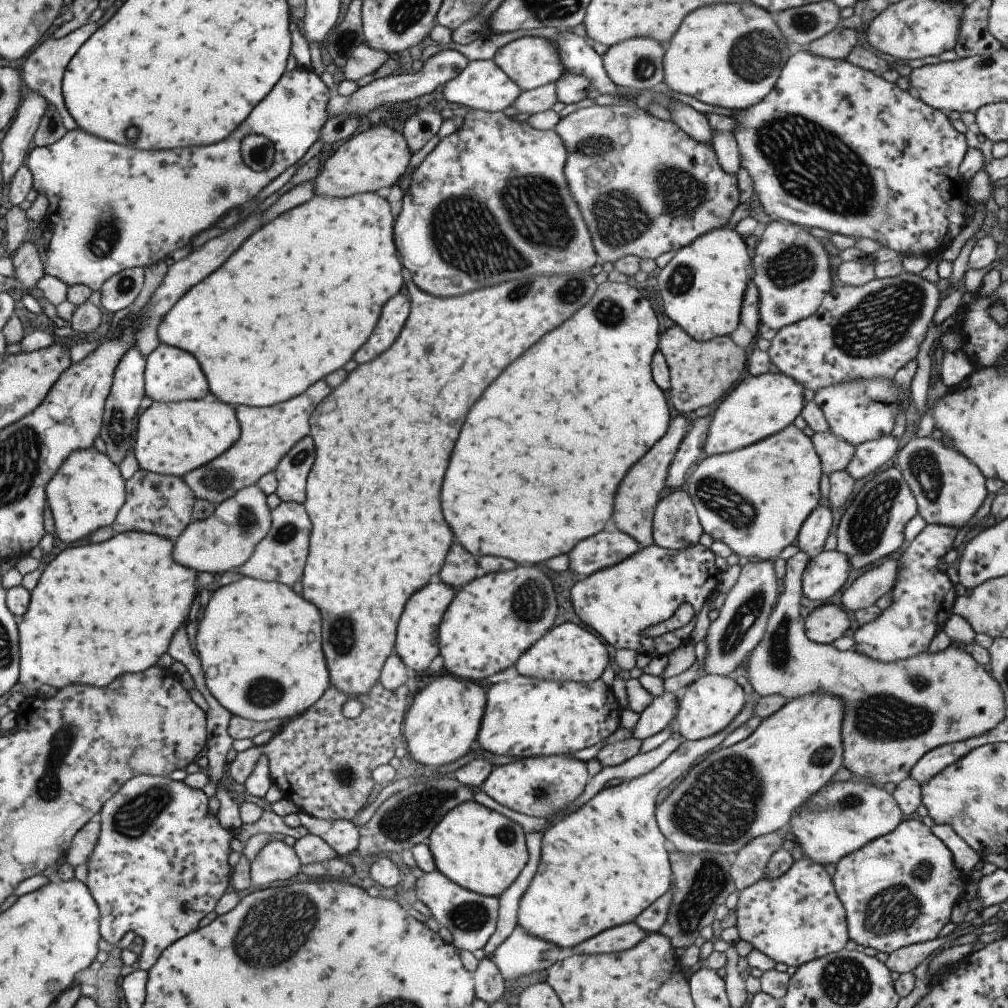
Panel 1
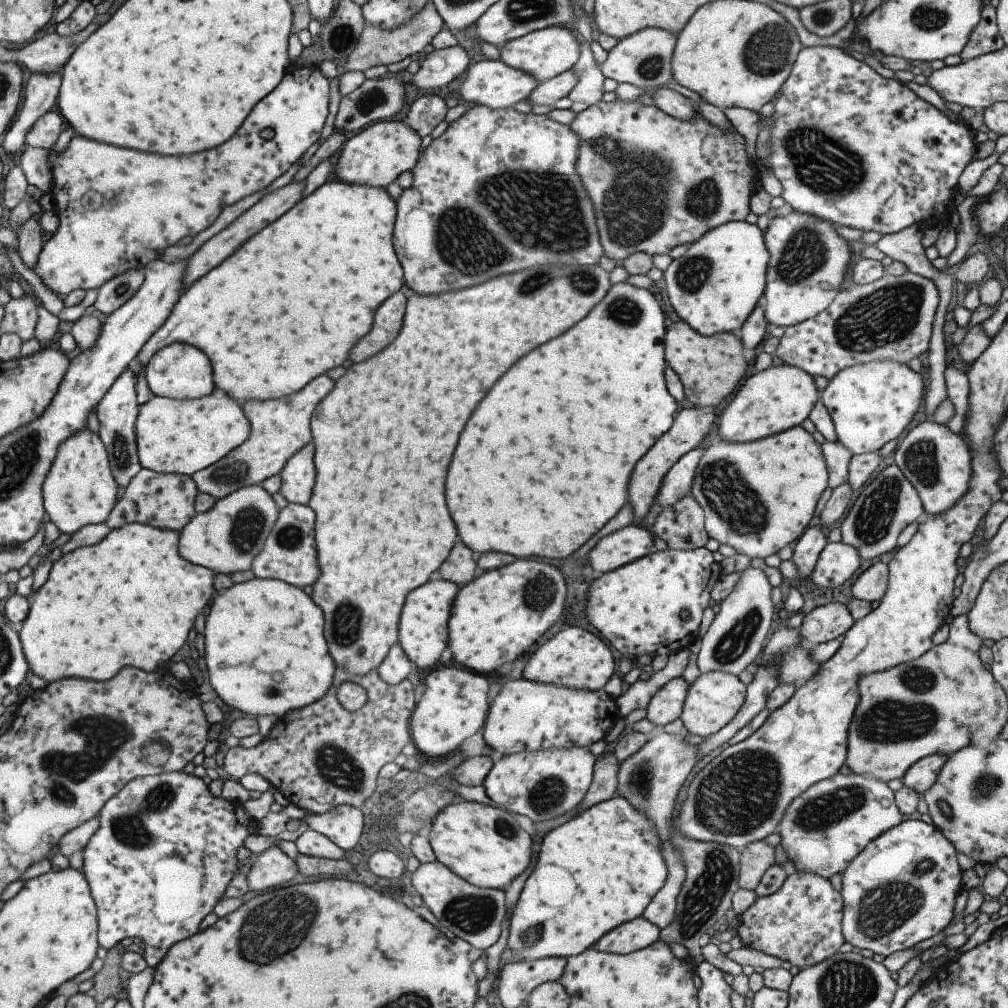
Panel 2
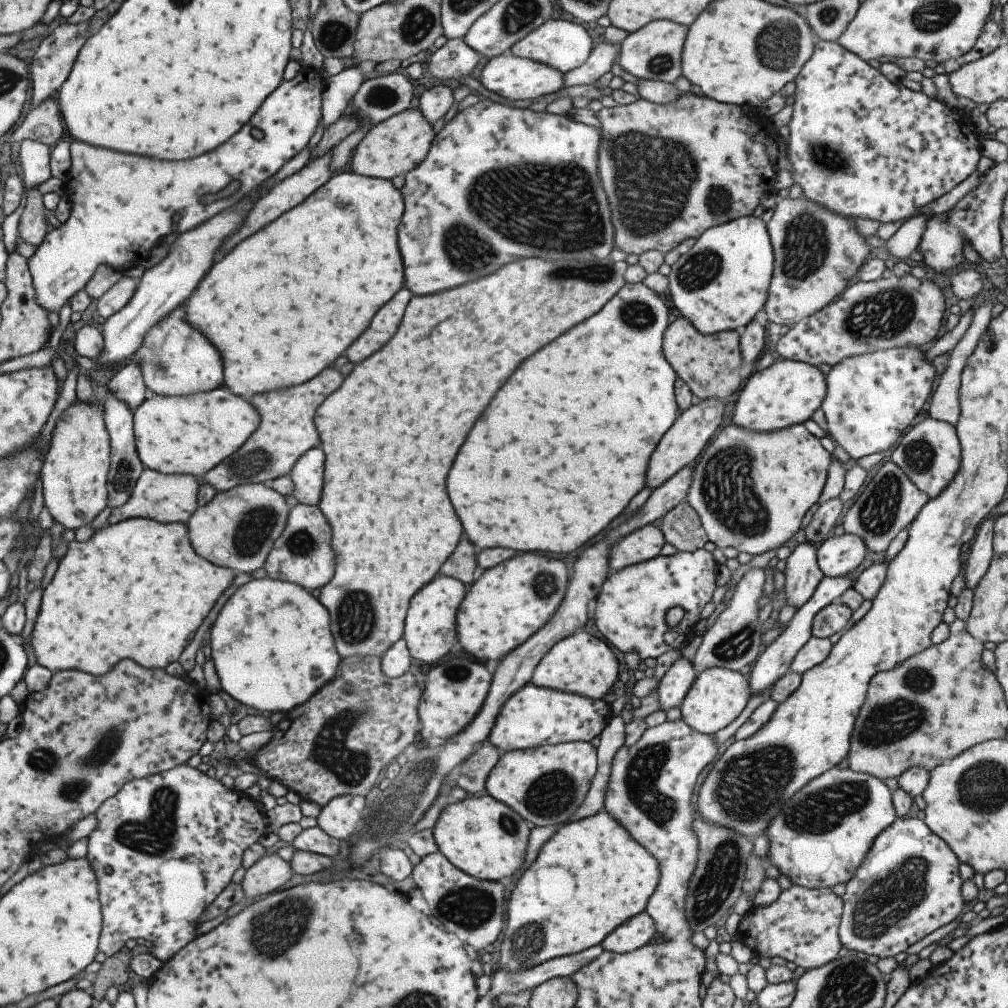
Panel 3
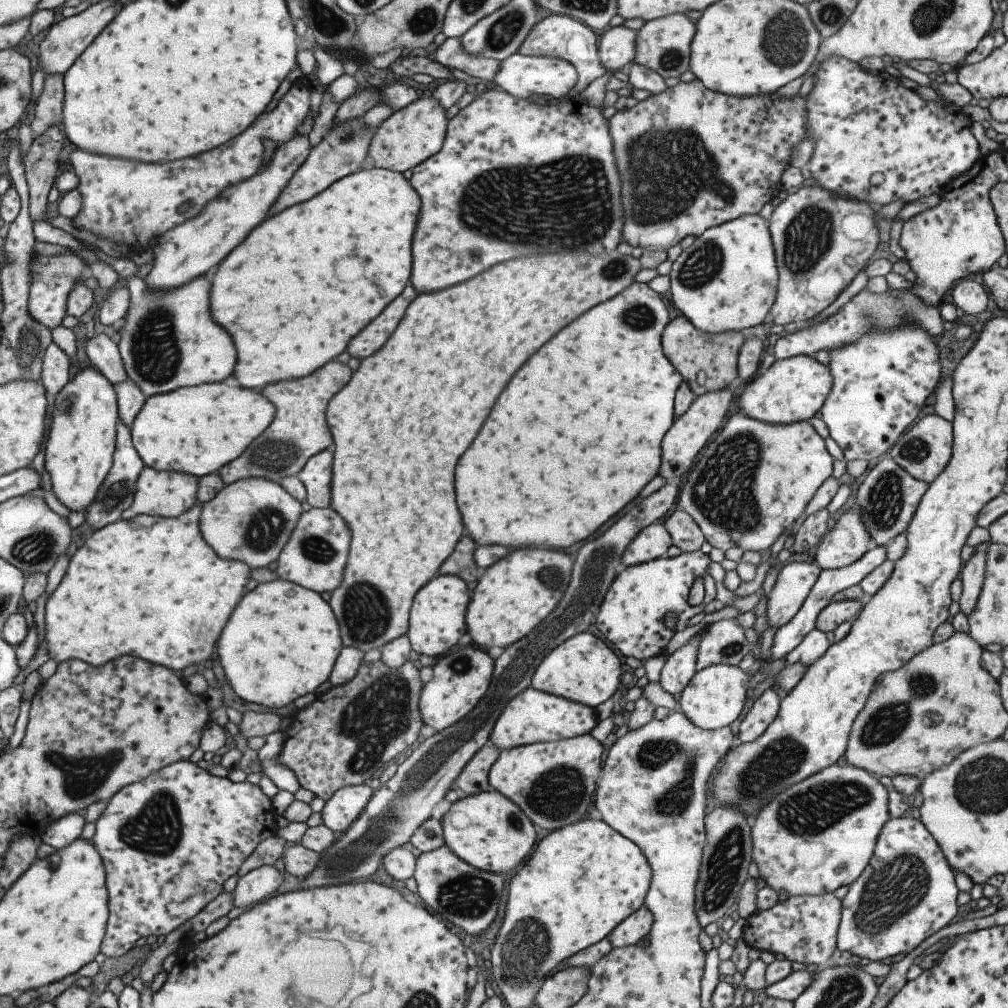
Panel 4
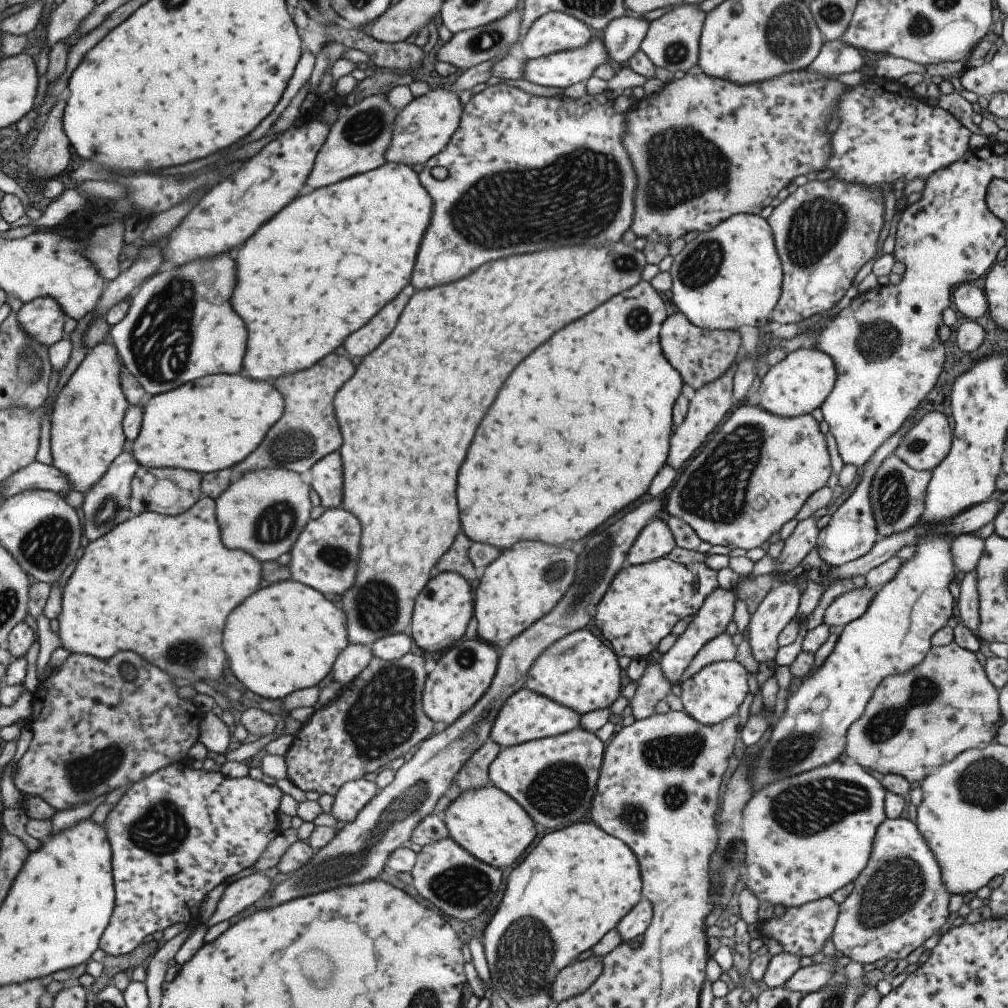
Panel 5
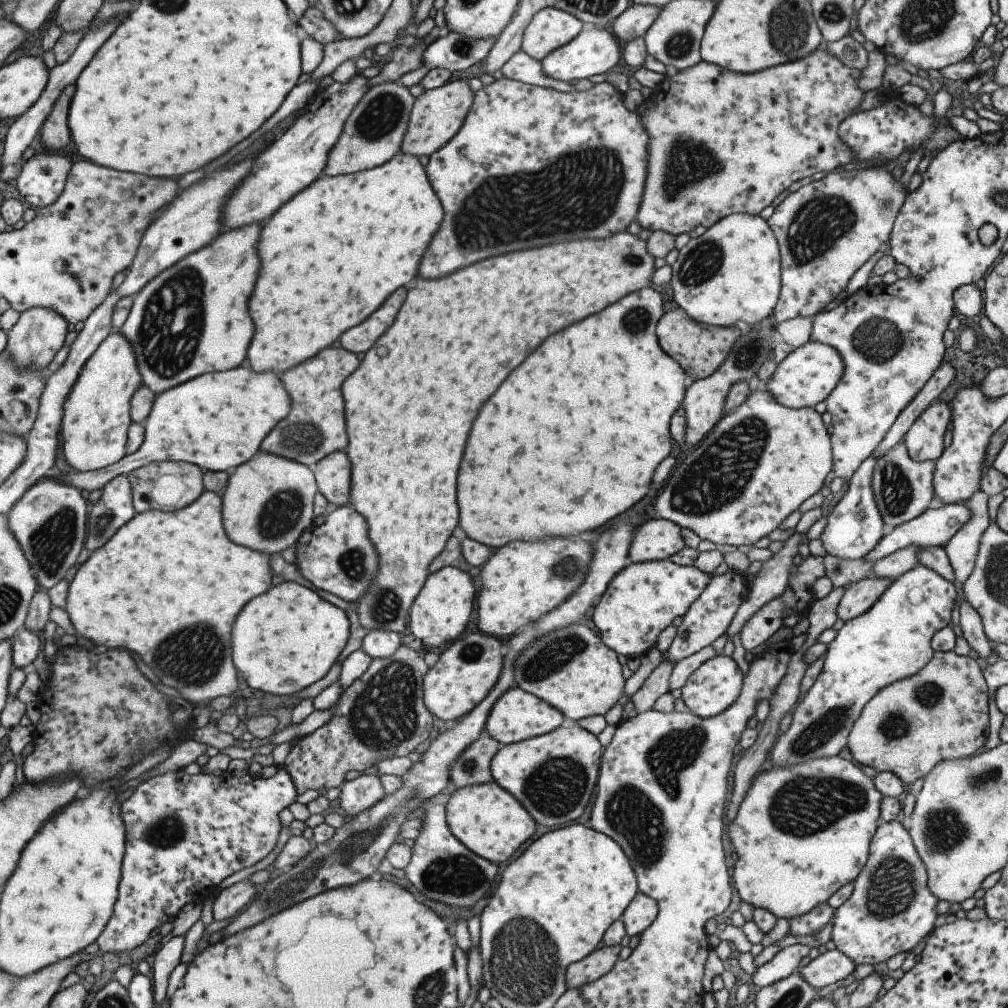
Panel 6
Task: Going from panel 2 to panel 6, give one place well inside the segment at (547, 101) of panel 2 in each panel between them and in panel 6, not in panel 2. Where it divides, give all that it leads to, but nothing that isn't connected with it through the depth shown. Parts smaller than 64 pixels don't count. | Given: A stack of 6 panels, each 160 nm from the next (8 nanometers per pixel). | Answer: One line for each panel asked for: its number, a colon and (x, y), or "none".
3: (603, 54)
4: (616, 46)
5: (621, 37)
6: (633, 22)

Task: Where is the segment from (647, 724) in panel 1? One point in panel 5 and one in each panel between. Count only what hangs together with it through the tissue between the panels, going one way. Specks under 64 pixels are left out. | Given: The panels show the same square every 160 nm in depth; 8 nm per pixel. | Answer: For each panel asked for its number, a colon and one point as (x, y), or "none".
2: (665, 705)
3: (671, 688)
4: (678, 667)
5: (711, 618)

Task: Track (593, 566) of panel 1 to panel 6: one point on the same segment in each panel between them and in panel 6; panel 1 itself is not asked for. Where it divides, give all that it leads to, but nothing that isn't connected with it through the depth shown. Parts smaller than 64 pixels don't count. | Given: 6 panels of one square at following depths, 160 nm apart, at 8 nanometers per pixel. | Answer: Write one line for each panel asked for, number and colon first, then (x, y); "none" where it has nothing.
2: (631, 542)
3: (644, 543)
4: (652, 542)
5: (654, 540)
6: (657, 539)

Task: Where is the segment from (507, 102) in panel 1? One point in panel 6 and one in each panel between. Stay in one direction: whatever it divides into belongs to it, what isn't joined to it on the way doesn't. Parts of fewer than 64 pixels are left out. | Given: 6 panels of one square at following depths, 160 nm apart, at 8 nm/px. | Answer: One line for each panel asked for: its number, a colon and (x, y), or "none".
2: (492, 83)
3: (506, 77)
4: (520, 76)
5: (565, 68)
6: (594, 50)

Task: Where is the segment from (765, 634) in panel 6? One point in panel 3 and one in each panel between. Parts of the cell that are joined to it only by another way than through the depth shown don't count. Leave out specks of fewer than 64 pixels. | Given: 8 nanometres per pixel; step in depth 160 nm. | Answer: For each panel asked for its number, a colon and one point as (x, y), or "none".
3: (801, 574)
4: (793, 581)
5: (780, 604)

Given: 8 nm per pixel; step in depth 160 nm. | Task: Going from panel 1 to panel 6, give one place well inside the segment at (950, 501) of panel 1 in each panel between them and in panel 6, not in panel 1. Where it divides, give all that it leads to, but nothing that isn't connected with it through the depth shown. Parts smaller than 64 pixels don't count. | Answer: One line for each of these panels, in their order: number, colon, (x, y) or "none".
2: (935, 460)
3: (928, 453)
4: (923, 450)
5: (922, 447)
6: (923, 440)

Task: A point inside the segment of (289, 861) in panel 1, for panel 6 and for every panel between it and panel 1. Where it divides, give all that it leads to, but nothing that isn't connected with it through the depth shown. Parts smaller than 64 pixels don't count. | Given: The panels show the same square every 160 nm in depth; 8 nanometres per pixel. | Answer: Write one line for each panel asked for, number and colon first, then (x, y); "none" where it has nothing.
2: (272, 867)
3: (270, 872)
4: (251, 888)
5: (238, 895)
6: (230, 900)

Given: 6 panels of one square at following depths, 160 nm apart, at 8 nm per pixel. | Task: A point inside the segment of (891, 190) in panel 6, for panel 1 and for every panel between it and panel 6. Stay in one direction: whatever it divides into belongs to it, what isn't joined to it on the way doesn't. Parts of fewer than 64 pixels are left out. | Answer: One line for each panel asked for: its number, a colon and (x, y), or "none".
1: (792, 272)
2: (807, 259)
3: (816, 251)
4: (820, 240)
5: (823, 232)

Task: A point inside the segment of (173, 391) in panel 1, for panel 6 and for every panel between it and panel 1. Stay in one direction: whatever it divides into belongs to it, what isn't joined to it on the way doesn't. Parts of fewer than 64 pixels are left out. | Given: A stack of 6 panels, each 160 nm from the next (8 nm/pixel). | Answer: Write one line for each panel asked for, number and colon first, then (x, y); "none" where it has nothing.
2: (179, 371)
3: (175, 359)
4: (167, 340)
5: (179, 326)
6: (170, 346)

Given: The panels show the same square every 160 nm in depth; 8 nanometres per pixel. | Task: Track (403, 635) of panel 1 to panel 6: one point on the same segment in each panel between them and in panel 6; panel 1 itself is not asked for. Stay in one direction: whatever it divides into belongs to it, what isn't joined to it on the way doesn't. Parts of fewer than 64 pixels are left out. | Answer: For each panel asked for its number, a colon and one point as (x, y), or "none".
2: (422, 628)
3: (429, 630)
4: (436, 621)
5: (441, 611)
6: (439, 613)

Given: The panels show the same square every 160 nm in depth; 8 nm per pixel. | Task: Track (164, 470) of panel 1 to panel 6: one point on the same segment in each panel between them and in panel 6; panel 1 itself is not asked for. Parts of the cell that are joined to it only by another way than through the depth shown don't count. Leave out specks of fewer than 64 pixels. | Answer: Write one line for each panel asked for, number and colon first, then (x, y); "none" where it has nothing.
2: (183, 436)
3: (190, 434)
4: (195, 430)
5: (211, 423)
6: (216, 421)

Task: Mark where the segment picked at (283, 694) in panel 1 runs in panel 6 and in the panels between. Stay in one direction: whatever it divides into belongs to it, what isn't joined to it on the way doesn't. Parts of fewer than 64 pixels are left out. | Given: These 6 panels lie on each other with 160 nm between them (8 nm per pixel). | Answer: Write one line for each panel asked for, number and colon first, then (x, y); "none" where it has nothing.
2: (265, 653)
3: (271, 646)
4: (281, 640)
5: (284, 637)
6: (283, 640)

